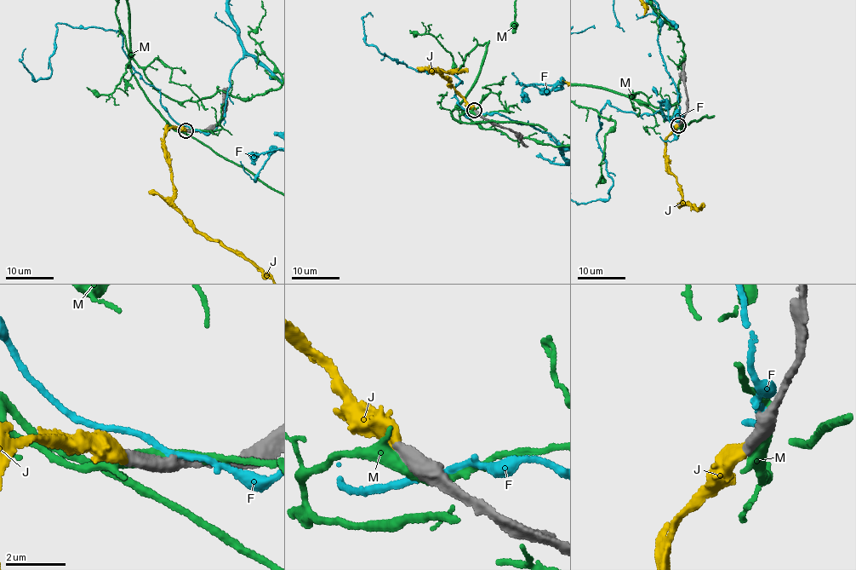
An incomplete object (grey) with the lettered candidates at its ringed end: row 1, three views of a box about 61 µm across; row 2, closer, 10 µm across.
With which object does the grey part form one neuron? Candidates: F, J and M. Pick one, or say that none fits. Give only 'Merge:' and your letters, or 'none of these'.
Merge: J

